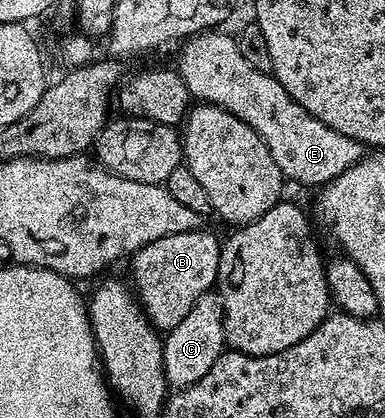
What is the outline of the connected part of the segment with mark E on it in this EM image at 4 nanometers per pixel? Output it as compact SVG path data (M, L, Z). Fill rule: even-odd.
M220 29L203 30L180 43L175 69L187 84L190 95L202 103L218 106L243 120L267 144L271 160L279 164L282 179L298 182L301 186L324 187L347 168L351 168L365 157L367 150L361 143L327 128L323 120L315 120L279 84L272 74L255 72L243 55L239 53L236 37L232 33L221 34Z

